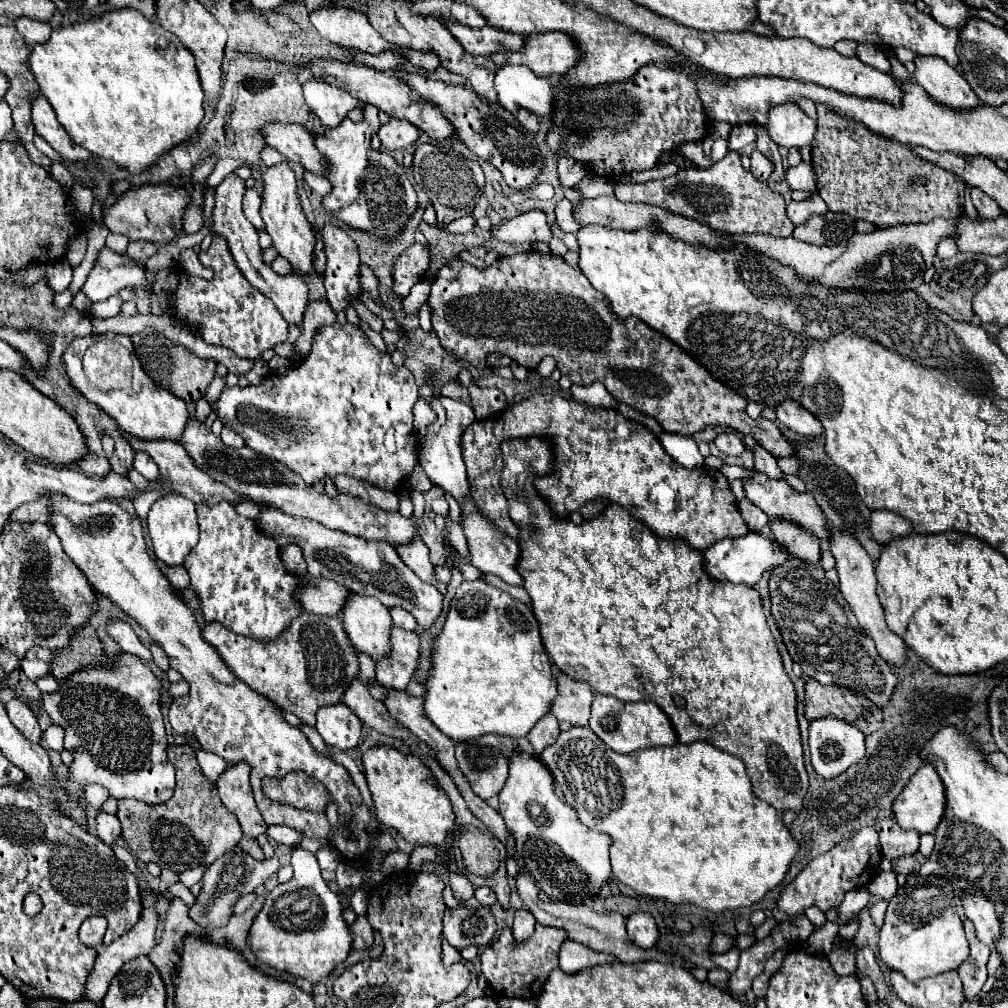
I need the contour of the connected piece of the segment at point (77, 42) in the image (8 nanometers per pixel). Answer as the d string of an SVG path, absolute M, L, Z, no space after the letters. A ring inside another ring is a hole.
M122 8L122 10L112 10L112 12L104 12L102 16L98 18L92 18L88 22L82 22L82 24L74 24L74 26L62 26L62 28L56 28L50 36L48 42L44 44L36 44L32 48L32 54L28 58L28 64L30 64L30 70L32 74L36 76L36 82L40 86L40 94L50 102L50 106L54 108L56 116L58 116L58 122L66 128L66 132L72 136L72 140L86 148L92 156L102 156L102 158L110 158L114 160L118 166L124 166L124 168L130 168L128 172L132 174L140 174L144 172L150 164L156 164L156 160L166 154L170 148L174 148L176 144L188 140L200 120L204 118L204 108L202 108L202 102L204 102L204 92L202 92L202 86L200 86L200 78L198 78L198 72L196 72L196 64L192 60L192 54L180 44L180 40L176 36L172 36L170 32L166 32L164 28L160 28L158 22L154 20L148 20L144 18L140 12L136 10L128 10L128 8Z

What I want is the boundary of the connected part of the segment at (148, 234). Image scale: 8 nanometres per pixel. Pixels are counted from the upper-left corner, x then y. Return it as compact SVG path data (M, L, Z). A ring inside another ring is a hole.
M144 184L126 190L108 210L104 210L102 222L110 232L124 234L130 240L148 240L148 242L166 244L176 234L182 232L182 214L188 204L190 204L190 192L186 188L180 188L178 192L178 188L174 190L174 186L170 184Z

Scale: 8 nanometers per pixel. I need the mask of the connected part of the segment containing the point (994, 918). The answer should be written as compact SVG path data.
M968 892L960 894L960 902L964 908L964 914L972 924L976 926L976 936L986 946L994 946L994 942L1000 936L1000 920L994 910L994 904L986 900L984 896L972 896Z

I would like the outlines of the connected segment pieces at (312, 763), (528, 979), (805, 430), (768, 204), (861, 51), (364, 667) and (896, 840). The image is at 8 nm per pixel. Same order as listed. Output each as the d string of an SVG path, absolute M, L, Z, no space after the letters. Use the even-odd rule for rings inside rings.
M52 494L48 498L52 500L50 524L62 540L64 552L98 592L118 604L130 618L148 630L148 634L170 658L170 668L178 670L190 684L190 694L184 698L174 698L170 706L168 720L172 728L178 734L194 734L202 750L222 756L228 764L246 760L252 766L250 782L258 810L266 824L286 824L294 830L302 830L308 838L330 838L330 844L350 860L368 858L372 844L386 854L394 852L396 842L390 838L390 834L376 834L380 824L370 818L370 810L362 802L362 796L348 770L316 752L306 736L298 728L290 726L268 698L260 696L242 680L232 676L216 650L202 640L194 612L176 596L174 588L150 558L140 520L112 500L80 504L64 494ZM294 770L302 770L320 780L328 788L332 802L338 804L340 828L332 836L324 814L274 804L262 794L260 780L264 776L286 776Z
M536 924L536 932L526 942L512 942L510 928L504 928L498 940L494 940L480 956L482 974L486 976L490 990L504 998L532 1000L540 996L540 986L544 984L548 974L558 967L558 948L564 940L564 930Z
M788 400L786 404L780 404L776 408L778 414L778 422L788 426L792 432L808 436L808 438L816 438L822 434L822 424L808 412L804 410L800 404Z
M728 152L724 160L712 168L688 168L678 170L676 176L666 180L650 180L644 184L618 184L616 198L620 202L640 202L658 208L668 208L680 216L692 220L704 220L712 228L724 228L724 232L768 232L770 236L792 236L794 224L786 216L784 198L770 190L766 182L760 182L746 172L740 164L738 152Z
M858 44L856 56L865 64L880 70L881 72L891 72L891 64L884 53L872 44Z
M360 652L360 654L358 654L358 662L360 662L360 670L364 672L364 684L366 684L368 680L372 680L372 678L374 678L376 662L372 660L372 656L370 656L370 654L364 654L364 652Z
M892 818L876 822L876 832L880 834L880 850L882 856L888 860L898 860L902 856L910 856L918 852L918 832L908 832L896 826Z

